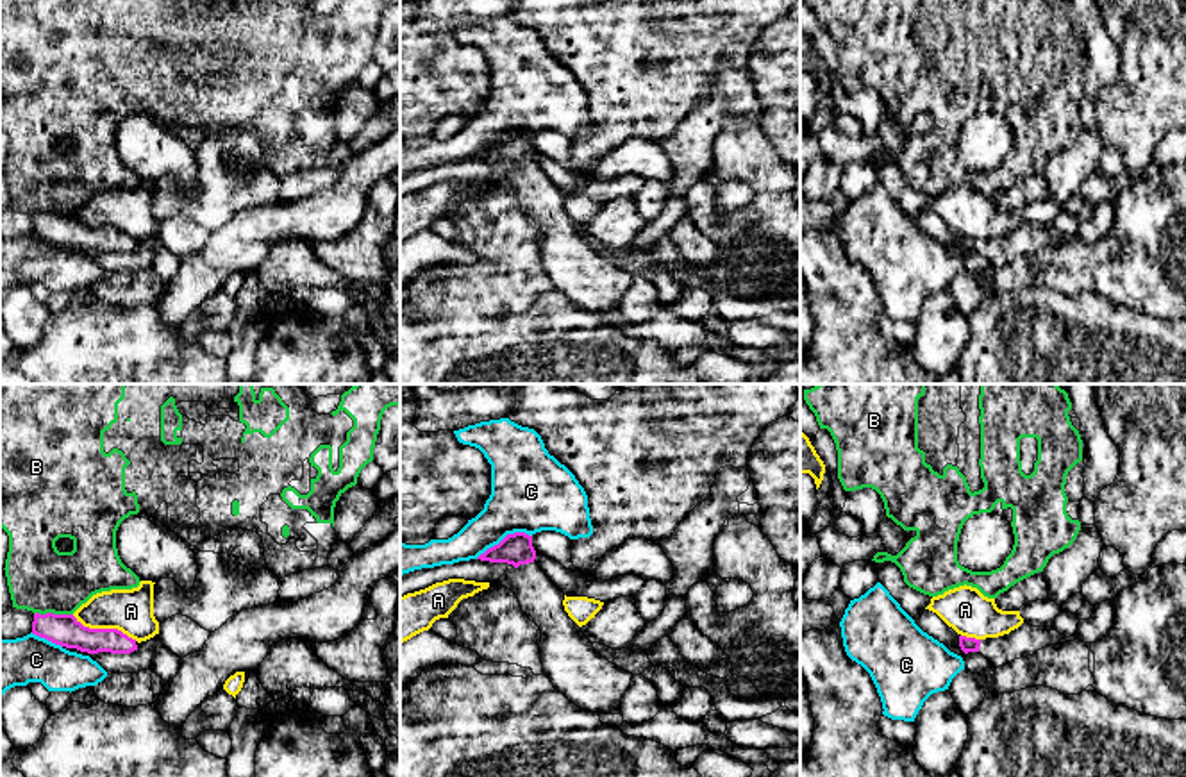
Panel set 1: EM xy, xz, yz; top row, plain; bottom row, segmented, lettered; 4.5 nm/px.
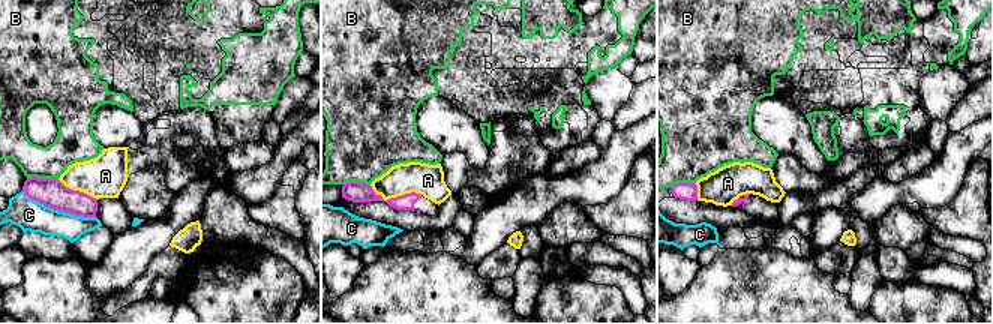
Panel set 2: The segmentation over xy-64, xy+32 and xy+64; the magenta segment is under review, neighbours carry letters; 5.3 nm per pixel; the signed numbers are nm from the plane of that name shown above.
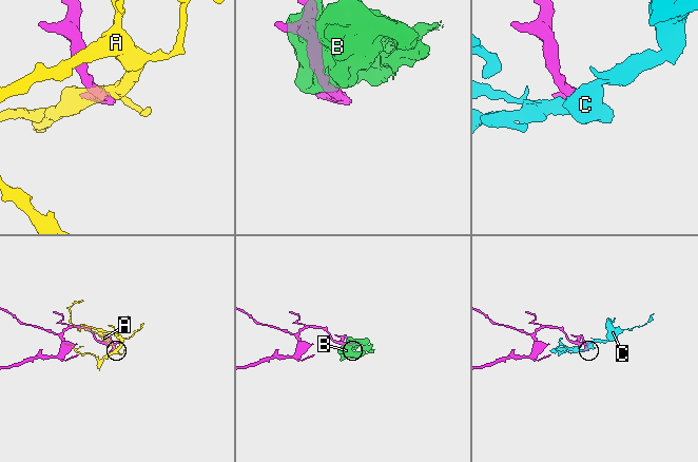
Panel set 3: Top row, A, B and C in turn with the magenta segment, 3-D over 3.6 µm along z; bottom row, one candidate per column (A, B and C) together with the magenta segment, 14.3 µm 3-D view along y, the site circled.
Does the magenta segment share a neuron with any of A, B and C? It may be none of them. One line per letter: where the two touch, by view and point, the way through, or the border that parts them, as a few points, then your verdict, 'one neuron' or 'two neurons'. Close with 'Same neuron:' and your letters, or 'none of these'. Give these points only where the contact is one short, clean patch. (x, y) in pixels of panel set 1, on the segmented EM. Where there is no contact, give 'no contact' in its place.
A: xy (104, 629) | two neurons
B: xy (52, 613) | two neurons
C: xz (504, 538) | two neurons
Same neuron: none of these

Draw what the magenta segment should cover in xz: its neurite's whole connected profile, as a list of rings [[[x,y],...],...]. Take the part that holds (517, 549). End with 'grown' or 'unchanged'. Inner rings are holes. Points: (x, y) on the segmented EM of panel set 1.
[[[507,534],[477,559],[509,564],[497,584],[511,589],[522,611],[539,627],[541,663],[554,688],[584,711],[622,714],[622,698],[634,675],[597,654],[568,616],[564,593],[534,561],[532,536]]]; grown

